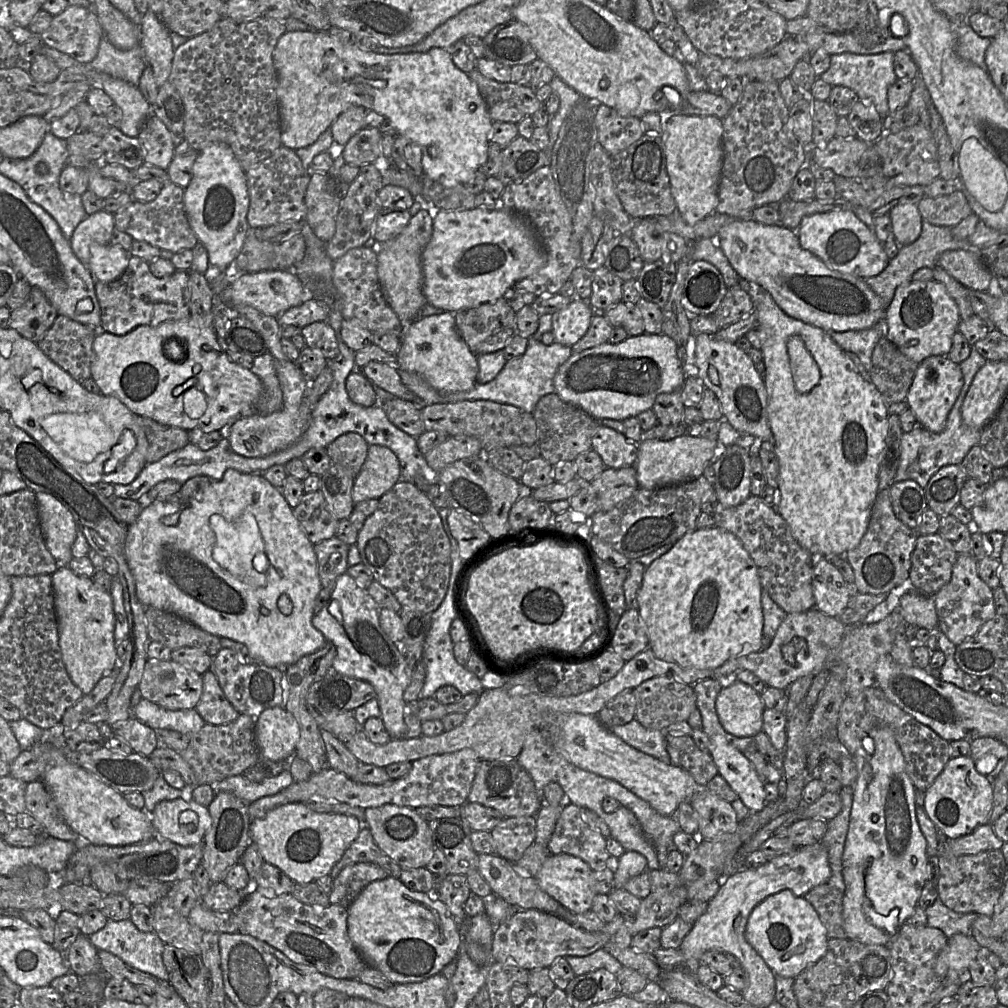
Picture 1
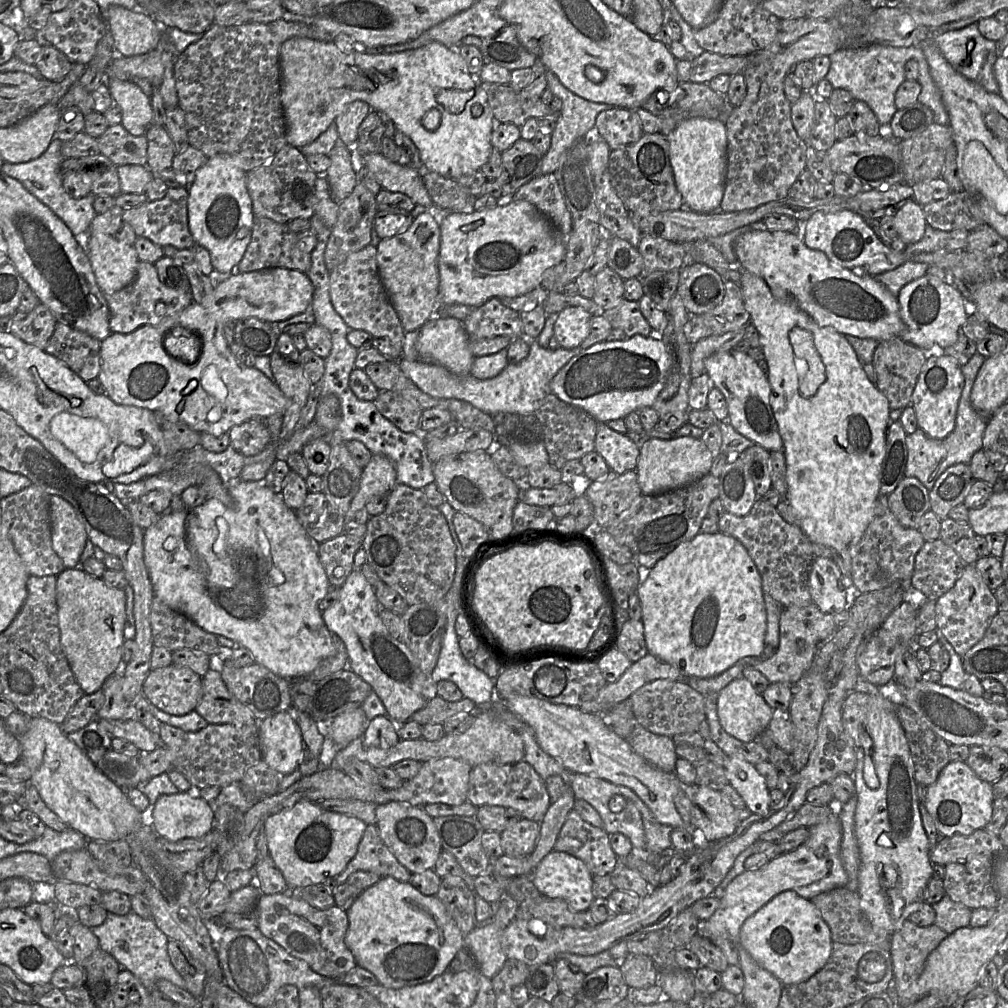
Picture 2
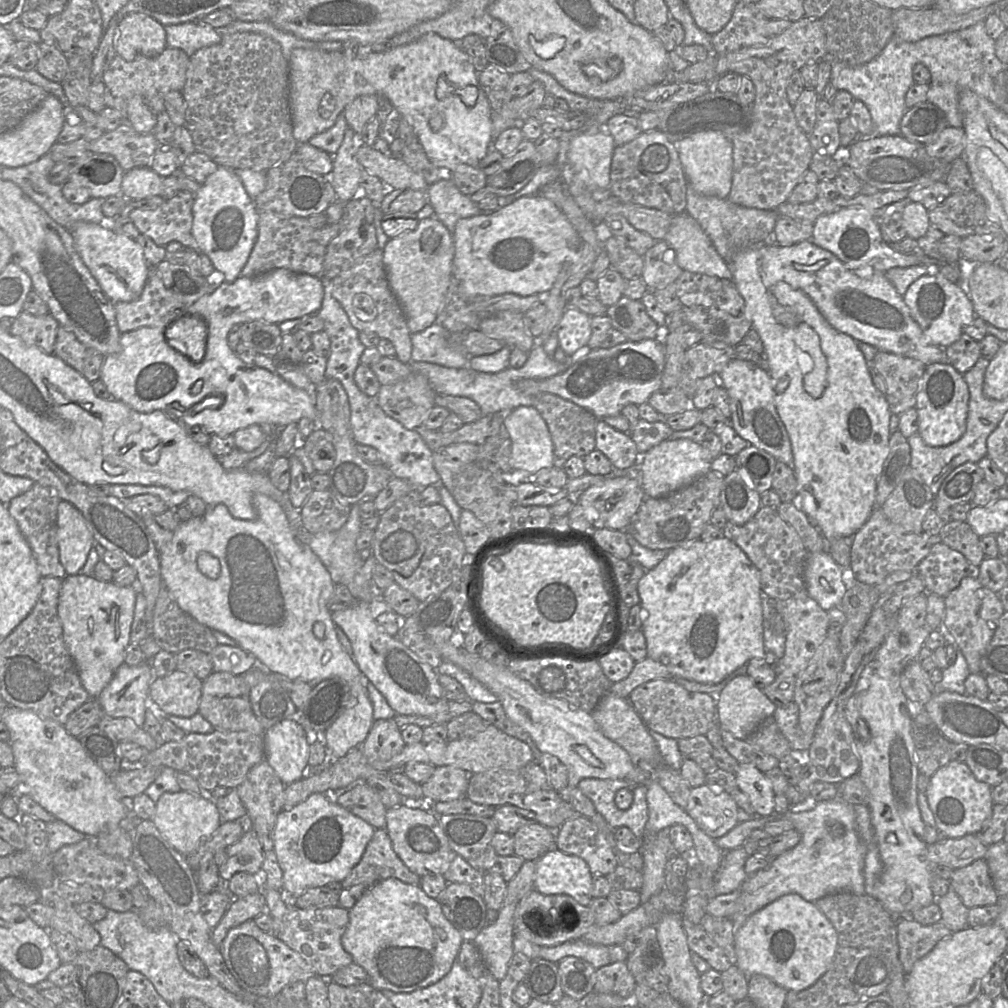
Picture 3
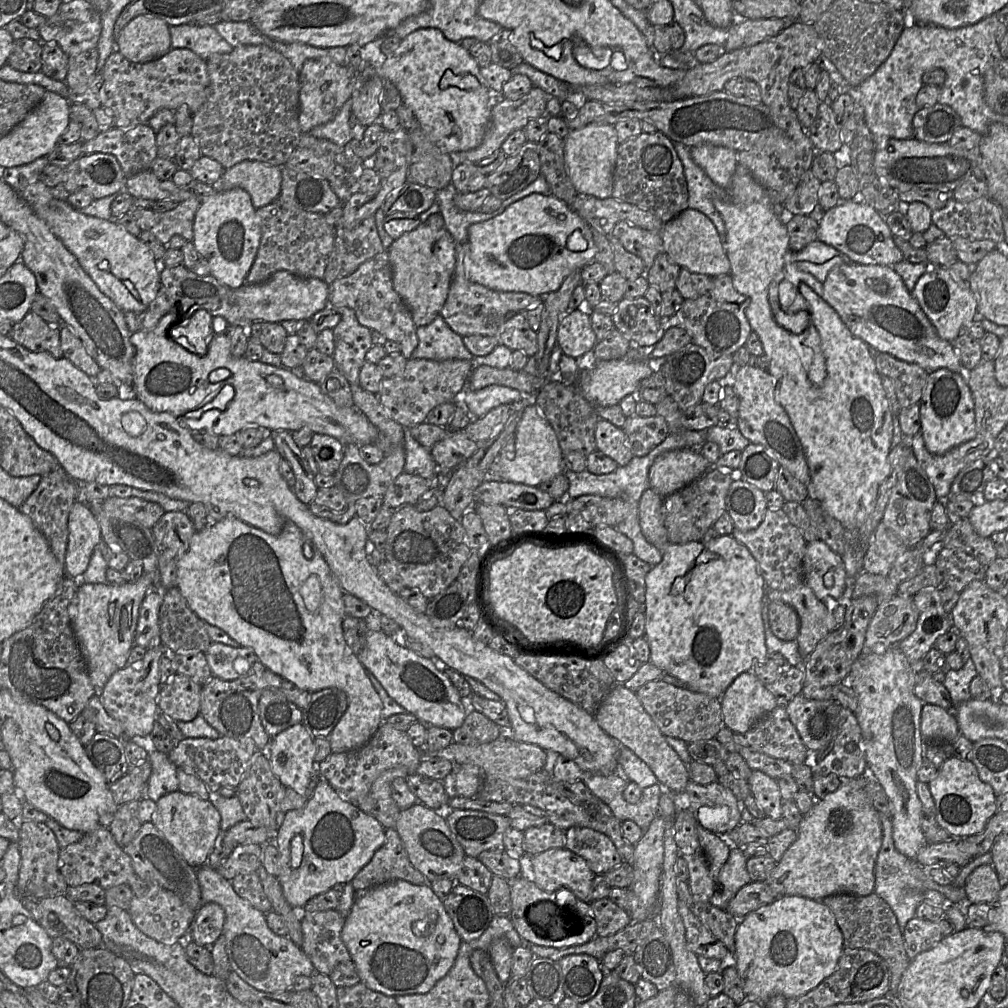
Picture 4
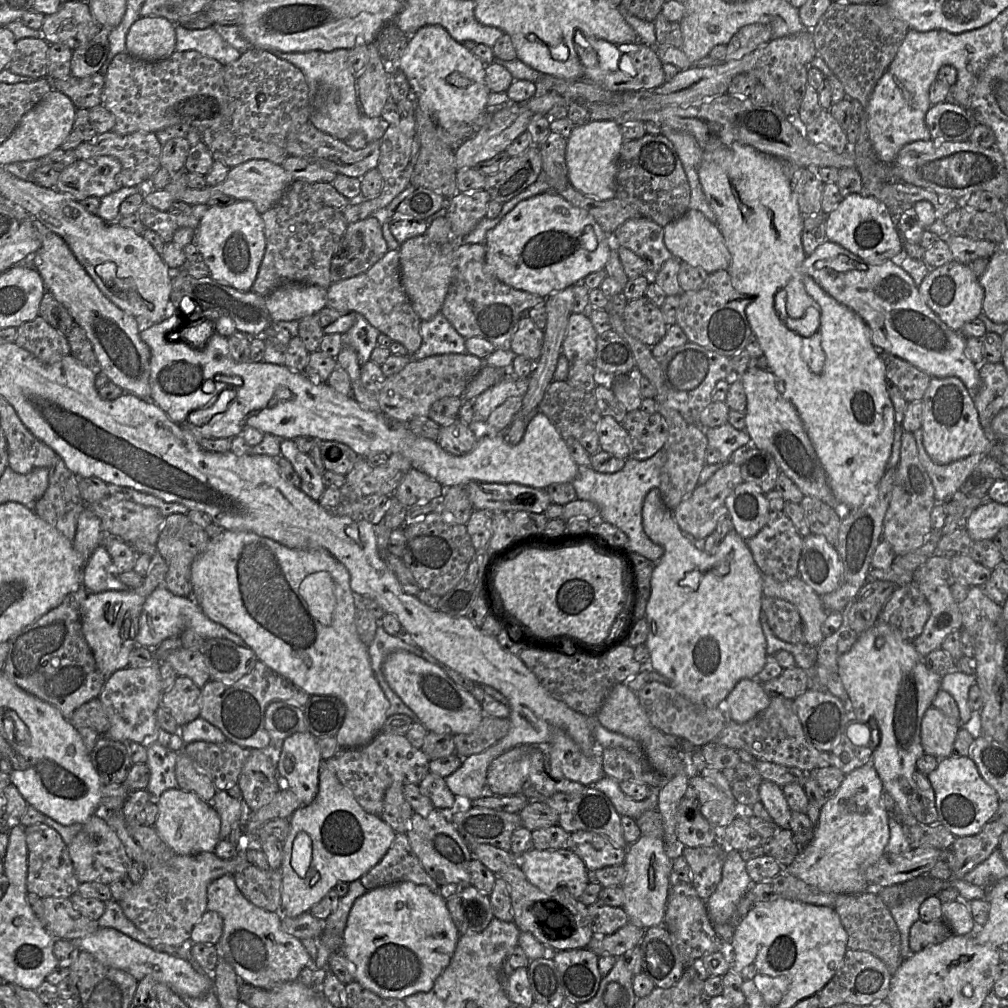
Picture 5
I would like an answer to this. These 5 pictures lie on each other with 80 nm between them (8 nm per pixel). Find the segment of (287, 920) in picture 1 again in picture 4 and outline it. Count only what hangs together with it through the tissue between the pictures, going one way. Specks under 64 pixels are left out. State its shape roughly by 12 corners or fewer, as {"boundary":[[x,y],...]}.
{"boundary":[[337,910],[299,911],[300,948],[329,976],[351,960]]}

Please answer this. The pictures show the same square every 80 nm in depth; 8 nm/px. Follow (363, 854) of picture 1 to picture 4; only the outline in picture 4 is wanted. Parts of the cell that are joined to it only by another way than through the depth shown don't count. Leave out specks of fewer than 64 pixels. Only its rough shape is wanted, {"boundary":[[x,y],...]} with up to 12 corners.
{"boundary":[[397,831],[350,883],[357,892],[395,880],[429,885]]}

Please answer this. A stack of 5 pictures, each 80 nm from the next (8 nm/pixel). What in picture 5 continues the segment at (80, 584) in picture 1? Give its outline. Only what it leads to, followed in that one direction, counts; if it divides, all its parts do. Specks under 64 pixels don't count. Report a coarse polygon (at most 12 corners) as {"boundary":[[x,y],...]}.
{"boundary":[[156,555],[140,587],[91,593],[82,633],[103,676],[129,666],[142,606],[163,585]]}

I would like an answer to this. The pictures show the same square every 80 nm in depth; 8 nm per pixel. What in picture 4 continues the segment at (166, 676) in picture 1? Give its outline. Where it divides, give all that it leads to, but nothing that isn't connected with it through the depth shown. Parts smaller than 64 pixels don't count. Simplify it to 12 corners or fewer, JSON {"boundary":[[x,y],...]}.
{"boundary":[[183,674],[161,685],[157,706],[175,722],[200,713],[202,685]]}

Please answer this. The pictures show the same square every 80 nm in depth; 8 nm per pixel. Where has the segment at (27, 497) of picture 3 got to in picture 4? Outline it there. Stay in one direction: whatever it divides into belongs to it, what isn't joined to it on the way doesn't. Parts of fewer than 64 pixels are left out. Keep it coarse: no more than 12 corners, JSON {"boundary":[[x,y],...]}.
{"boundary":[[63,468],[42,476],[18,508],[64,564],[79,483]]}

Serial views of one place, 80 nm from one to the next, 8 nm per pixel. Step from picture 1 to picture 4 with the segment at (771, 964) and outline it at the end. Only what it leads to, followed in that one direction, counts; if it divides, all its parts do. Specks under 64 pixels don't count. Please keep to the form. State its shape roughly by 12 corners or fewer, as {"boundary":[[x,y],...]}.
{"boundary":[[822,901],[746,914],[734,957],[746,1000],[806,994],[842,932]]}

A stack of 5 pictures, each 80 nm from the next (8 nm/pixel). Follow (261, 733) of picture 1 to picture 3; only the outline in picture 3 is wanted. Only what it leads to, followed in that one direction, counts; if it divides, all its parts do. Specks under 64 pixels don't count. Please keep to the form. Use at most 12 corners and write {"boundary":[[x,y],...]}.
{"boundary":[[296,718],[266,729],[264,759],[285,785],[305,776],[314,738]]}

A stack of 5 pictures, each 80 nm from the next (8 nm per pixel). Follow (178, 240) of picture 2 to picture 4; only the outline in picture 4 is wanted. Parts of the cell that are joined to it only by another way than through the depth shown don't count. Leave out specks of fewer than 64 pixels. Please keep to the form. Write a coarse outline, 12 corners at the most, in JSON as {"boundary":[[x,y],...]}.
{"boundary":[[194,195],[166,212],[137,207],[142,231],[165,246],[174,235],[193,243],[200,204]]}

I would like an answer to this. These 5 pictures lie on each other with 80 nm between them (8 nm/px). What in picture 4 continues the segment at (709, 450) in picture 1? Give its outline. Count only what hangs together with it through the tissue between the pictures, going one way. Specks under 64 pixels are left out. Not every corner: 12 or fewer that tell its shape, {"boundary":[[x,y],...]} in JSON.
{"boundary":[[700,450],[659,455],[649,484],[667,497],[712,465]]}

